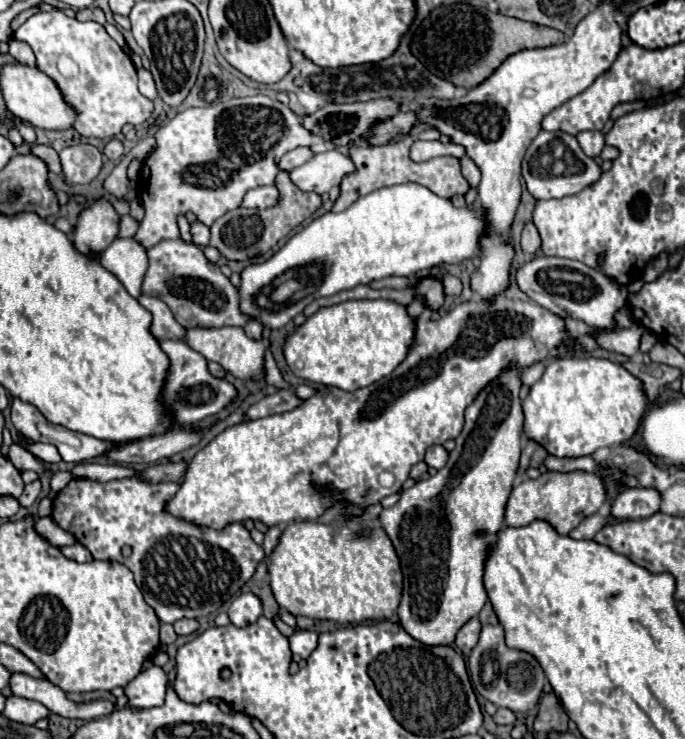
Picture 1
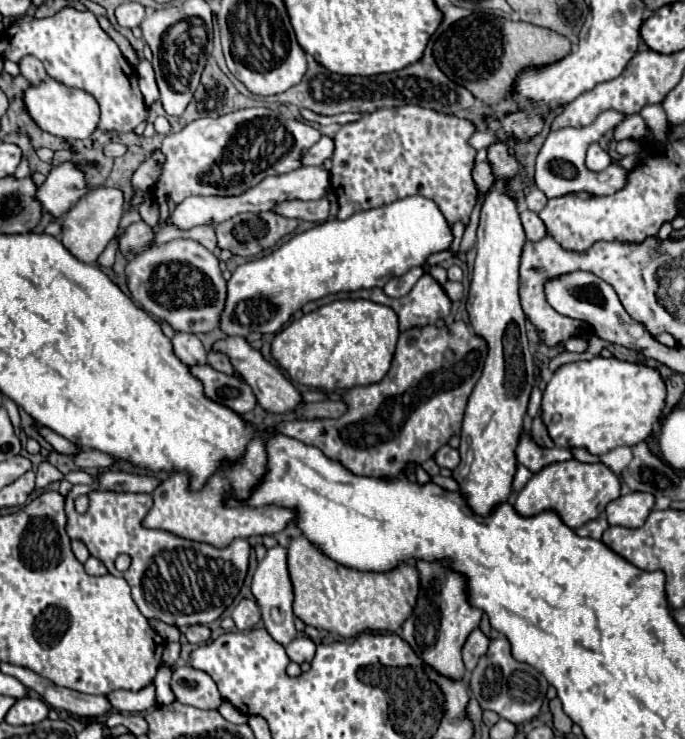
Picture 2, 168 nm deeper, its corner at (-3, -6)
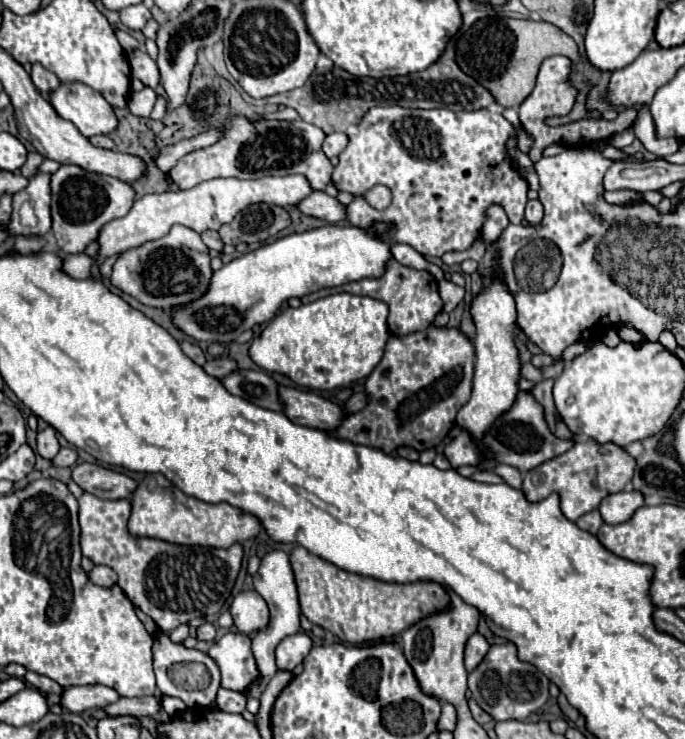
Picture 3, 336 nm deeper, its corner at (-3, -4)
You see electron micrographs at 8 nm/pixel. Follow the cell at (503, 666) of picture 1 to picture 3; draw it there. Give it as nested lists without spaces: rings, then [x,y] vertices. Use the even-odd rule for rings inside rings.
[[[503,643],[493,645],[475,671],[469,673],[469,691],[473,693],[473,699],[479,703],[479,707],[493,719],[525,721],[549,699],[549,679],[535,665],[519,661],[517,647],[513,643]]]

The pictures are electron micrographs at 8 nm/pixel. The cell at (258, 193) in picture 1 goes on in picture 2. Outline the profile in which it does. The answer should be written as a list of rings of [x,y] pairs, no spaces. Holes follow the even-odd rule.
[[[325,197],[317,199],[317,201],[283,201],[273,211],[283,217],[323,223],[329,217],[329,201]]]

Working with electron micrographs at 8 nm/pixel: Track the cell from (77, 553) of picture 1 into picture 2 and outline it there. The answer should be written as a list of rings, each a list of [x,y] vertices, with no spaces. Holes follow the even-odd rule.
[[[89,557],[89,561],[85,563],[85,571],[87,571],[89,575],[107,575],[107,573],[109,573],[107,567],[105,567],[99,559],[95,559],[95,557]]]

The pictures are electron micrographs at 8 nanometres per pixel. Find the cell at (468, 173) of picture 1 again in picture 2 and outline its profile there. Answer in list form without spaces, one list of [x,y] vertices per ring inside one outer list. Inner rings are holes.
[[[479,155],[477,157],[477,163],[475,163],[475,169],[473,169],[473,179],[477,183],[479,193],[486,194],[493,183],[493,171],[491,171],[491,165],[487,161],[485,155]]]

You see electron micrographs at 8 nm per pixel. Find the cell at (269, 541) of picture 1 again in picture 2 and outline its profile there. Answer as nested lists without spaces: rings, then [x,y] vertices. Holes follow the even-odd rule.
[[[277,545],[277,547],[267,551],[265,559],[255,569],[251,591],[253,591],[259,607],[261,607],[263,627],[267,629],[267,633],[277,643],[289,645],[289,641],[293,641],[297,637],[297,629],[293,625],[293,621],[295,621],[295,615],[293,615],[293,587],[291,587],[291,579],[289,579],[289,573],[287,573],[287,549]]]

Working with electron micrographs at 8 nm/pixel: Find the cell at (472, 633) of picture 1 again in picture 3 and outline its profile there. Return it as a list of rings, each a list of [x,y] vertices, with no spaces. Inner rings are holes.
[[[479,633],[471,635],[467,645],[465,645],[465,667],[467,667],[467,671],[473,671],[479,665],[479,661],[485,657],[487,651],[489,651],[489,643],[485,641],[485,637]]]

